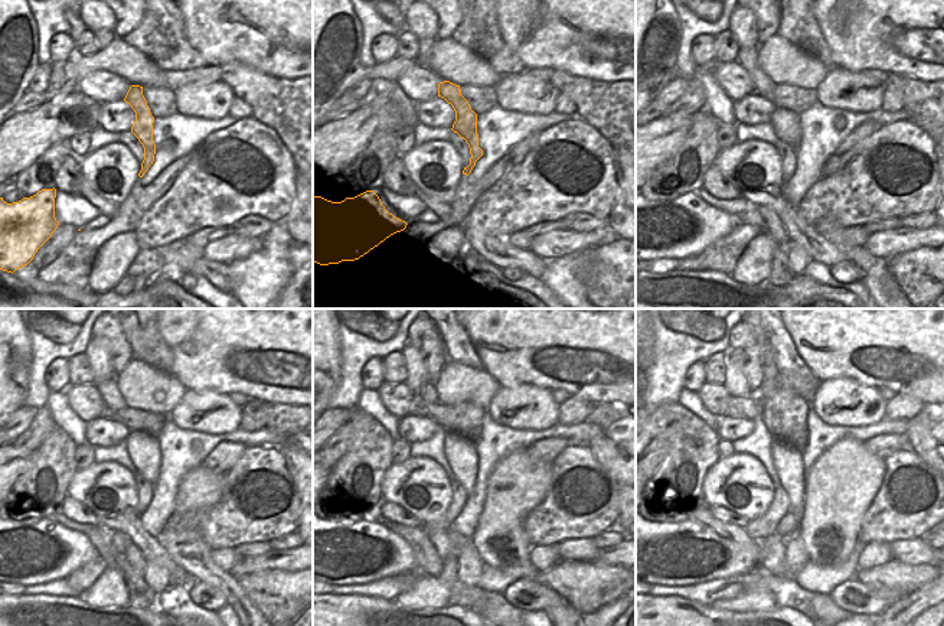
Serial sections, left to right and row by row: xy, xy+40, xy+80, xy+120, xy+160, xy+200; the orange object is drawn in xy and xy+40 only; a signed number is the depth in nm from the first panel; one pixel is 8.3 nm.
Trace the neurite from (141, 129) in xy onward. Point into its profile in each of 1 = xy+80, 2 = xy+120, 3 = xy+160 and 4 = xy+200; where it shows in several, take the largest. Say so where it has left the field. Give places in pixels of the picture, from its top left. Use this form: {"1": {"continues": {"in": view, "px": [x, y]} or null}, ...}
{"1": {"continues": {"in": "xy+80", "px": [786, 123]}}, "2": {"continues": {"in": "xy+120", "px": [143, 449]}}, "3": {"continues": {"in": "xy+160", "px": [461, 453]}}, "4": {"continues": {"in": "xy+200", "px": [787, 460]}}}

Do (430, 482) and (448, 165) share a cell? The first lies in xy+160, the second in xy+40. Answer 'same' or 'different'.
same

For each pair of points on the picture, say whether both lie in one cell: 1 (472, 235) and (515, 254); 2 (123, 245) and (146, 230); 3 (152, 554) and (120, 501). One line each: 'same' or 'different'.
1: same
2: different
3: same

